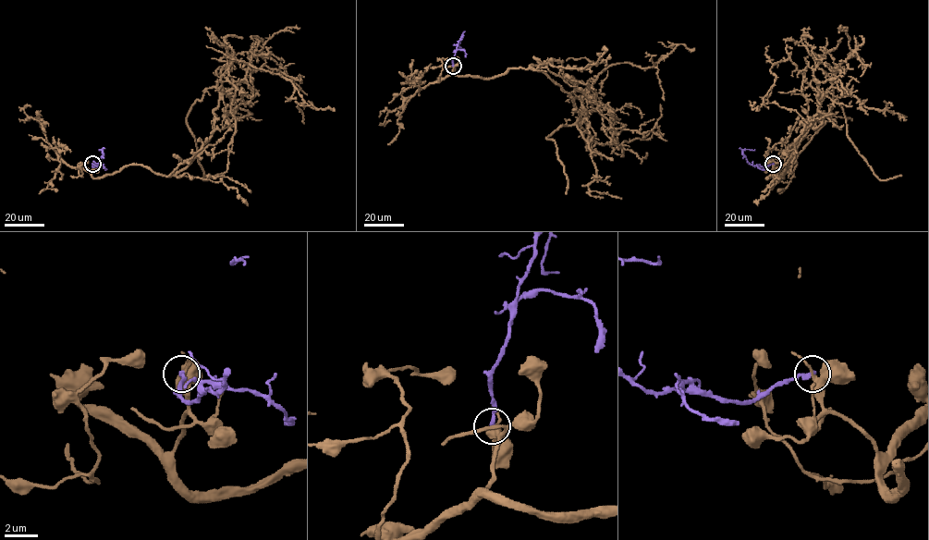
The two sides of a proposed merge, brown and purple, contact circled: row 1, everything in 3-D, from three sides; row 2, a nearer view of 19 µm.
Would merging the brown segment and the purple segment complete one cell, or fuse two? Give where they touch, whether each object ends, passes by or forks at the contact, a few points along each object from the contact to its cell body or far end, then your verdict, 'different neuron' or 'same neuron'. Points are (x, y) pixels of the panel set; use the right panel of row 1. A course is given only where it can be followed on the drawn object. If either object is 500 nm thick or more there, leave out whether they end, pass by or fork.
place (773, 164); brown forks; purple ends; course brown (773, 164), (783, 177), (786, 165), (776, 168), (823, 97), (788, 58), (775, 64), (763, 103), (808, 123); course purple (773, 164), (765, 166), (751, 165), (742, 152), (754, 150); different neuron

